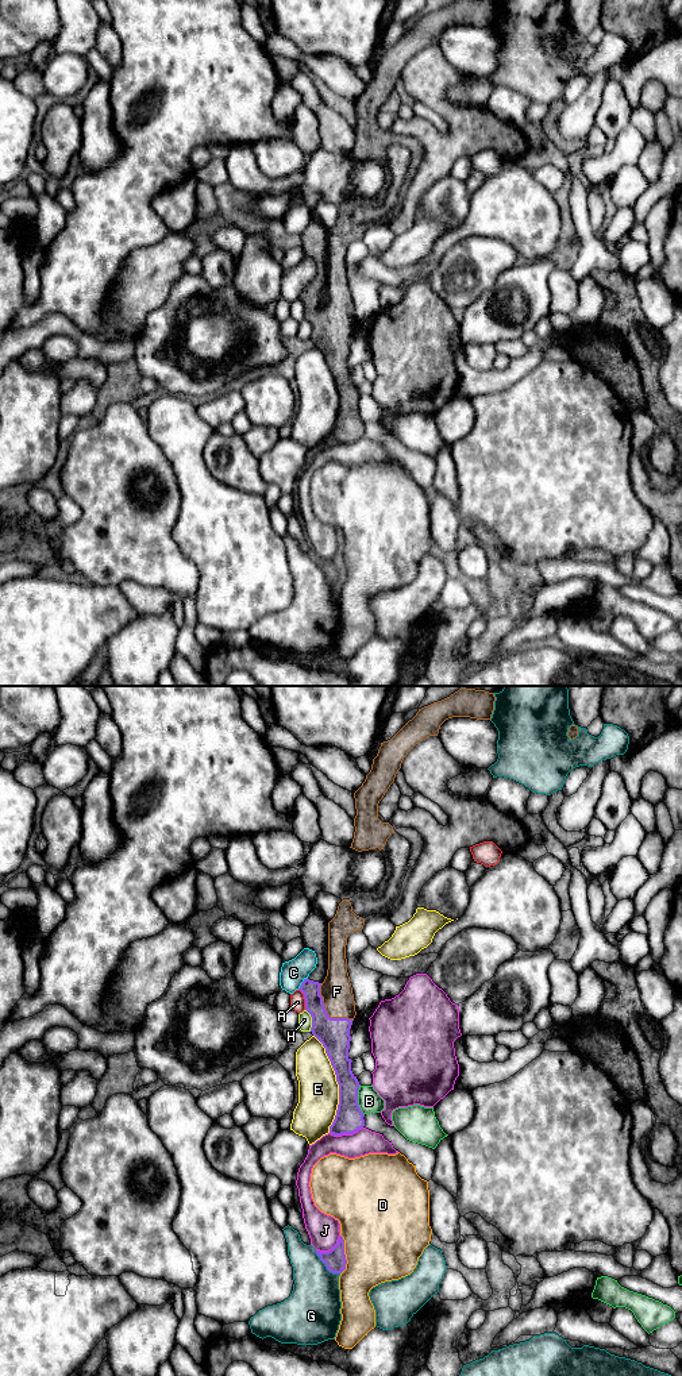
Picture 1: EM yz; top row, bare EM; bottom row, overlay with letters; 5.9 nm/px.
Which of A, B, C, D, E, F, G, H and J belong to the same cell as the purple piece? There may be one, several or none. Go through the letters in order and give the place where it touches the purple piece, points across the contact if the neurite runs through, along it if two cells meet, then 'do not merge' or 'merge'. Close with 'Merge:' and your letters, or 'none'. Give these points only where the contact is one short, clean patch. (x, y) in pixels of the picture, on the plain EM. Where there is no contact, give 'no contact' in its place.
A: meets purple in yz at (304, 307); do not merge
B: meets purple in yz at (357, 408); do not merge
C: meets purple in yz at (301, 292); border along yz (307, 286), (297, 297); do not merge
D: meets purple in yz at (345, 563); do not merge
E: meets purple in yz at (338, 392); do not merge
F: meets purple in yz at (326, 320); merge
G: meets purple in yz at (326, 574); do not merge
H: meets purple in yz at (312, 328); border along yz (305, 318), (311, 326), (311, 339); do not merge
J: meets purple in yz at (346, 442); do not merge
Merge: F

